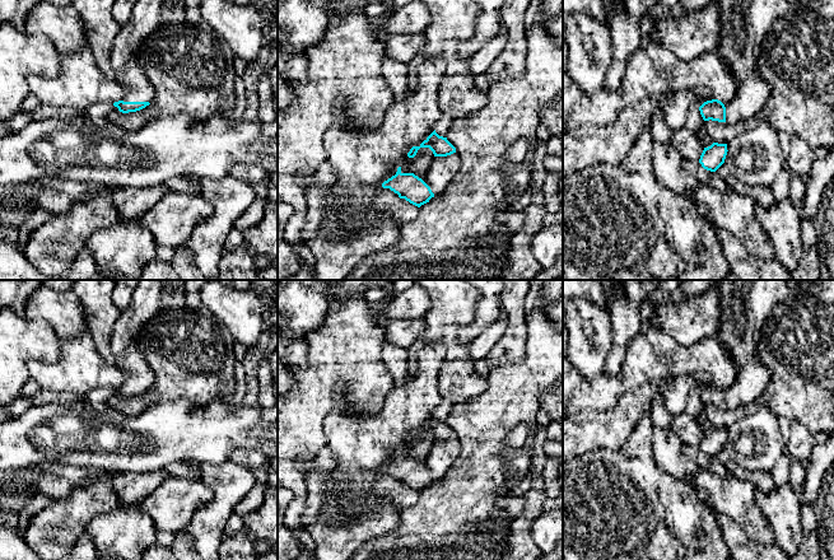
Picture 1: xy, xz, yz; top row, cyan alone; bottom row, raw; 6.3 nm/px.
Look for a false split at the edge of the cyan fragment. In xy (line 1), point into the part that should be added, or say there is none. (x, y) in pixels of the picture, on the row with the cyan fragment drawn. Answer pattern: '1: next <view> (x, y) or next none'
1: next xy (148, 15)

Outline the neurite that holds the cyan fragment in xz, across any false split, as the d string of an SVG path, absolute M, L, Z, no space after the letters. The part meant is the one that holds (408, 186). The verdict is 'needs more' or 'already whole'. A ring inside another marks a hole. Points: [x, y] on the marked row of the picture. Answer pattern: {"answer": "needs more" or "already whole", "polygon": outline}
{"answer": "needs more", "polygon": "M435 130L419 146L413 146L407 157L414 158L420 148L429 148L434 154L433 162L421 178L414 173L402 173L399 167L396 174L382 183L383 188L390 188L400 199L418 207L429 202L432 197L439 196L460 169L456 148Z"}

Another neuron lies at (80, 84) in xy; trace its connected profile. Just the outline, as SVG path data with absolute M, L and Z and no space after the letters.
M89 48L64 56L56 79L29 75L27 81L29 93L46 106L87 109L98 102L118 102L126 94L121 83L97 67Z

